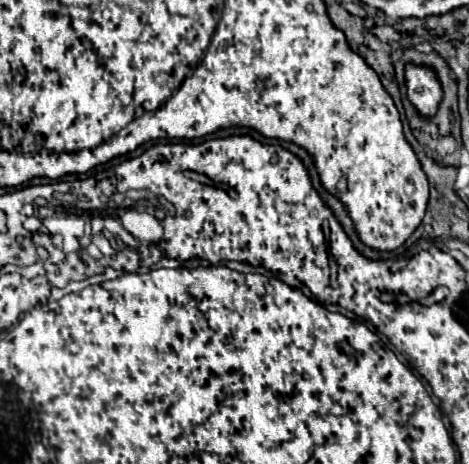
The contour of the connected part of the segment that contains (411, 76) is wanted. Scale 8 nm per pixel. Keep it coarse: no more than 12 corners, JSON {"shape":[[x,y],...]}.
{"shape":[[406,64],[408,100],[432,118],[442,84],[430,66]]}

